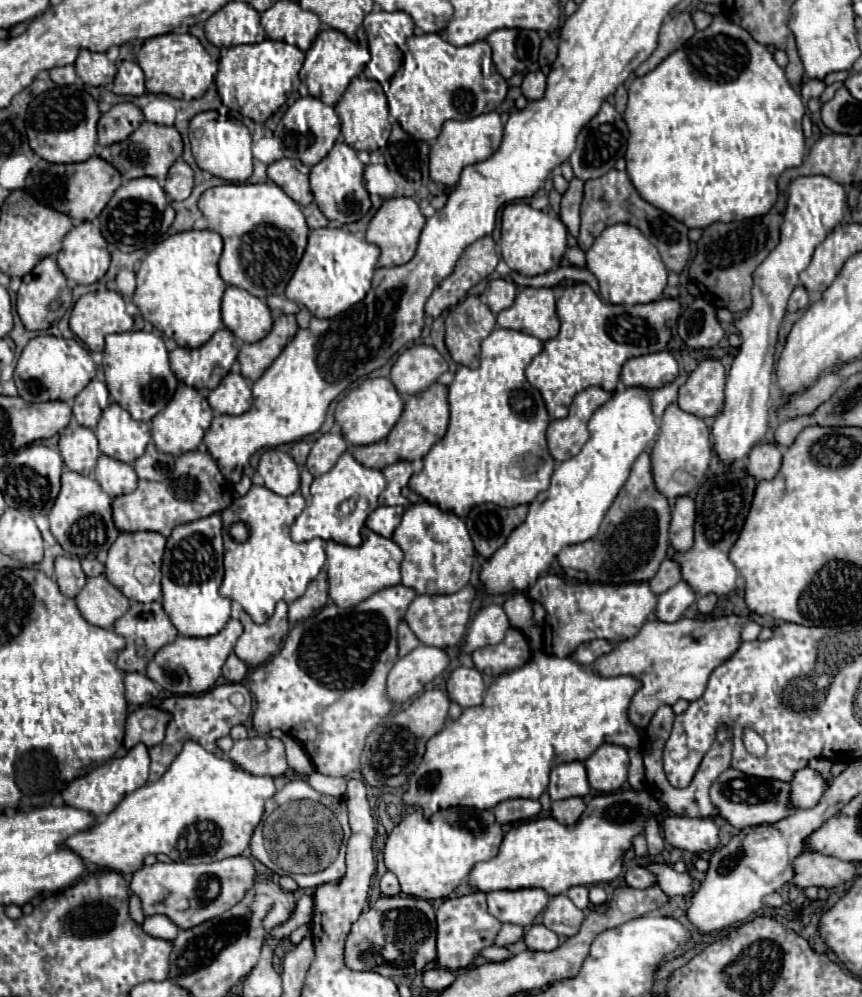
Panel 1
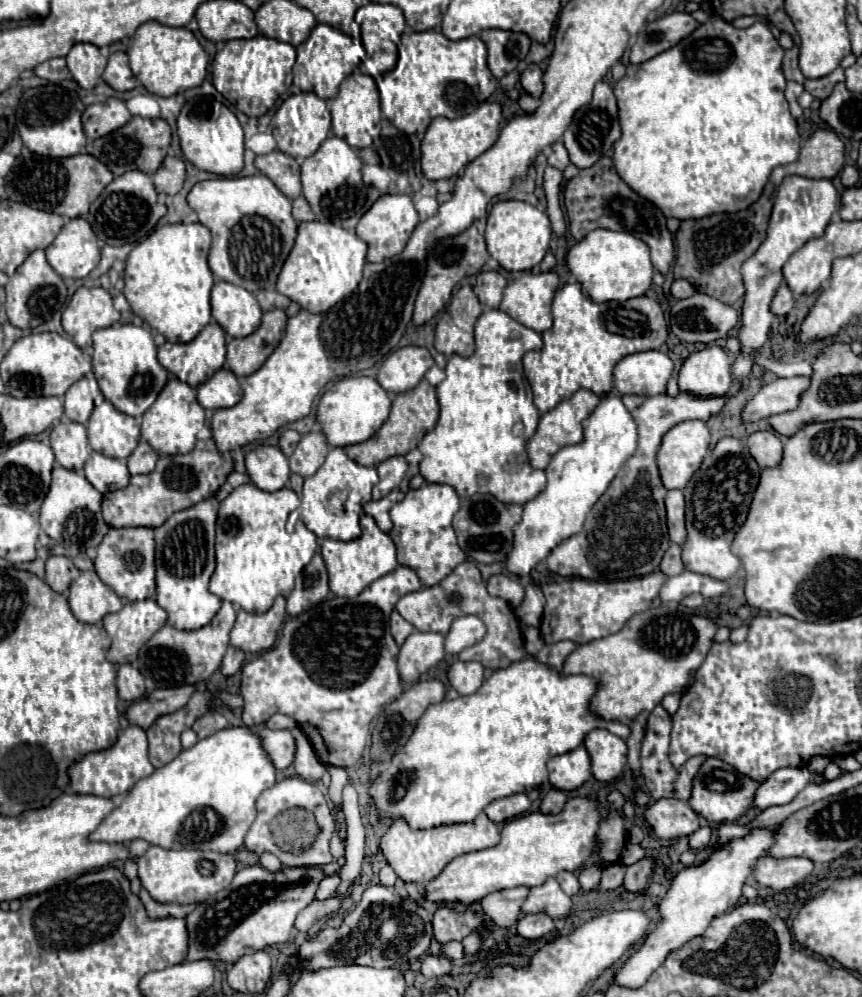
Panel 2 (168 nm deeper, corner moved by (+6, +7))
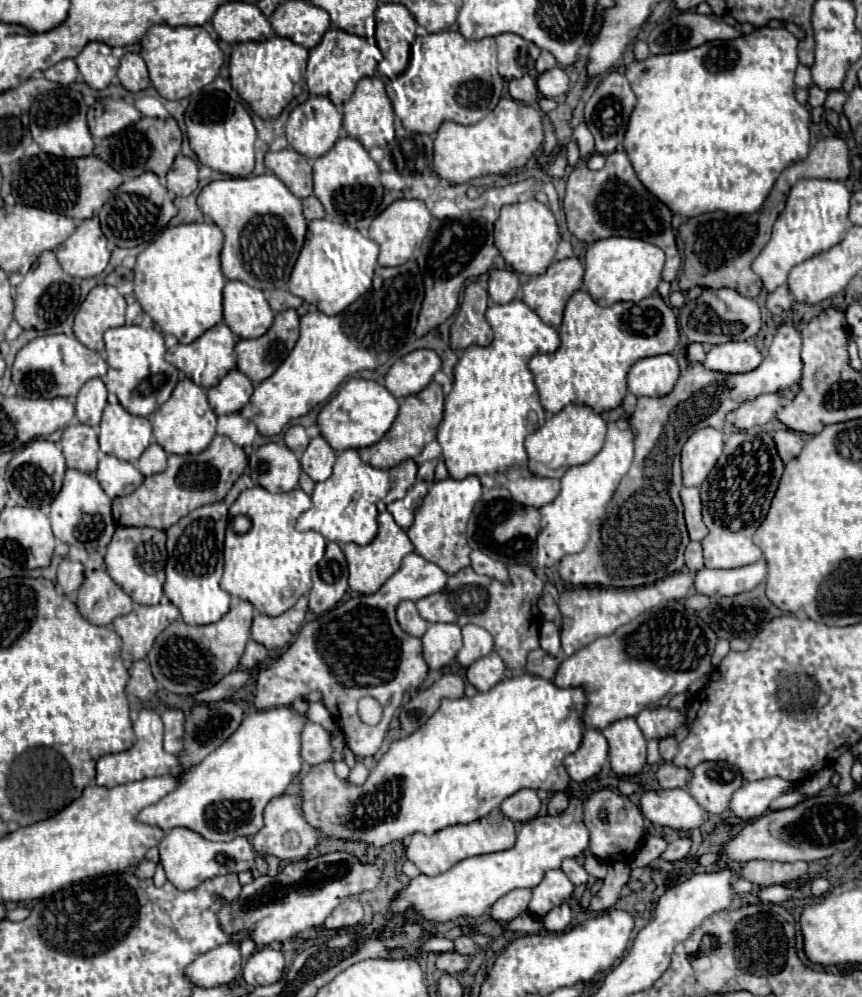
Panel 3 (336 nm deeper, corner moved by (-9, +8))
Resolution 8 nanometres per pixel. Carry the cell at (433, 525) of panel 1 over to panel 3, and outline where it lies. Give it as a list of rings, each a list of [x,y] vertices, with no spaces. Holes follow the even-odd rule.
[[[467,476],[463,480],[445,478],[441,482],[433,482],[429,488],[427,498],[415,512],[415,522],[409,528],[409,538],[415,546],[415,554],[423,556],[425,560],[437,564],[447,574],[455,574],[461,568],[469,566],[469,552],[471,546],[467,544],[467,520],[473,512],[475,502],[481,498],[481,482],[477,476]]]

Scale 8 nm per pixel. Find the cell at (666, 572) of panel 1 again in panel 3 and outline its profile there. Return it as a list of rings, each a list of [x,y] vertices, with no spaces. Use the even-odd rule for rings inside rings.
[[[689,542],[685,550],[685,566],[689,572],[697,572],[703,568],[703,548],[701,542]]]

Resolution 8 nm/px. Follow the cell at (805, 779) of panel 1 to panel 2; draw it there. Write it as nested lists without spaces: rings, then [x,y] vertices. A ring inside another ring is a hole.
[[[784,767],[774,771],[756,791],[756,807],[768,809],[774,805],[788,805],[810,781],[808,767]]]

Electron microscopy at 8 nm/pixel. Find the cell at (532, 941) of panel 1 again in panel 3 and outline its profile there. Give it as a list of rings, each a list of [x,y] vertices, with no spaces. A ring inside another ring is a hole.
[[[559,904],[555,906],[545,918],[545,930],[549,932],[563,932],[571,924],[571,908],[569,904]]]

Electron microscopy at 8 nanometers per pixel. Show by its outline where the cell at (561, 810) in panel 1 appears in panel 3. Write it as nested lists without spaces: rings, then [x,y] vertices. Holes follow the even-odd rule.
[[[555,792],[555,794],[549,798],[549,804],[547,804],[549,814],[551,814],[551,816],[561,814],[561,812],[567,808],[567,802],[569,802],[567,794],[563,794],[563,792]]]

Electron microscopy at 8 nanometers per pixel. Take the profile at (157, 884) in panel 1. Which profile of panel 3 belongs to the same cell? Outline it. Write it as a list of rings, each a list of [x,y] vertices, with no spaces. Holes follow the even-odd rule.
[[[177,826],[165,834],[165,838],[159,842],[159,852],[167,880],[173,882],[179,890],[193,890],[207,878],[239,874],[243,870],[253,870],[255,866],[255,850],[245,836],[233,838],[231,842],[211,842],[183,826]]]

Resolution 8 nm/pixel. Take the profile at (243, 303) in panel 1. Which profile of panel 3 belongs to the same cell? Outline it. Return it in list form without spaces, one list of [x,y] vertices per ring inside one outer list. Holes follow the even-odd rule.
[[[227,280],[223,288],[223,320],[237,338],[259,338],[271,322],[273,310],[263,292],[241,280]]]

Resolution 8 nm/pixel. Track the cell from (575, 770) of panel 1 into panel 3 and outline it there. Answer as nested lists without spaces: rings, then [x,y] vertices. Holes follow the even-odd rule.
[[[587,728],[583,732],[583,740],[581,746],[577,748],[577,752],[565,756],[563,766],[567,768],[571,780],[575,782],[585,782],[589,778],[593,778],[595,774],[599,774],[605,758],[607,758],[607,740],[605,736],[595,730],[595,728]]]

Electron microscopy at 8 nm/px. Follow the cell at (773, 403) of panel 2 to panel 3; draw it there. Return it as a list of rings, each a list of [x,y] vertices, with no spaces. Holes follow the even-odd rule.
[[[763,394],[755,400],[743,402],[735,410],[733,426],[739,430],[751,430],[755,426],[767,424],[777,410],[779,410],[779,394]]]

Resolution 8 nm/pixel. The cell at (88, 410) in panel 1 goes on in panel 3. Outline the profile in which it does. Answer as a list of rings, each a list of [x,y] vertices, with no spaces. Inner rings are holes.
[[[101,378],[89,380],[77,394],[77,402],[75,402],[77,420],[81,424],[89,424],[89,426],[97,428],[101,422],[105,404],[107,404],[107,388],[105,388],[103,380]]]

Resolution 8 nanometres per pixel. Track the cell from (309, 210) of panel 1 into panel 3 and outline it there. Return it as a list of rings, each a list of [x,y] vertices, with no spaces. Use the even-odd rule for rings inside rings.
[[[307,196],[303,200],[303,216],[305,220],[315,220],[315,218],[325,218],[325,210],[321,202],[315,196]]]

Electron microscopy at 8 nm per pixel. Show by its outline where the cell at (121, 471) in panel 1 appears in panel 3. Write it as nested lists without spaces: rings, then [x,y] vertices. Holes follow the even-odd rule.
[[[111,454],[99,458],[95,478],[109,498],[127,496],[135,492],[143,482],[143,474],[137,470],[135,464],[123,462]]]

